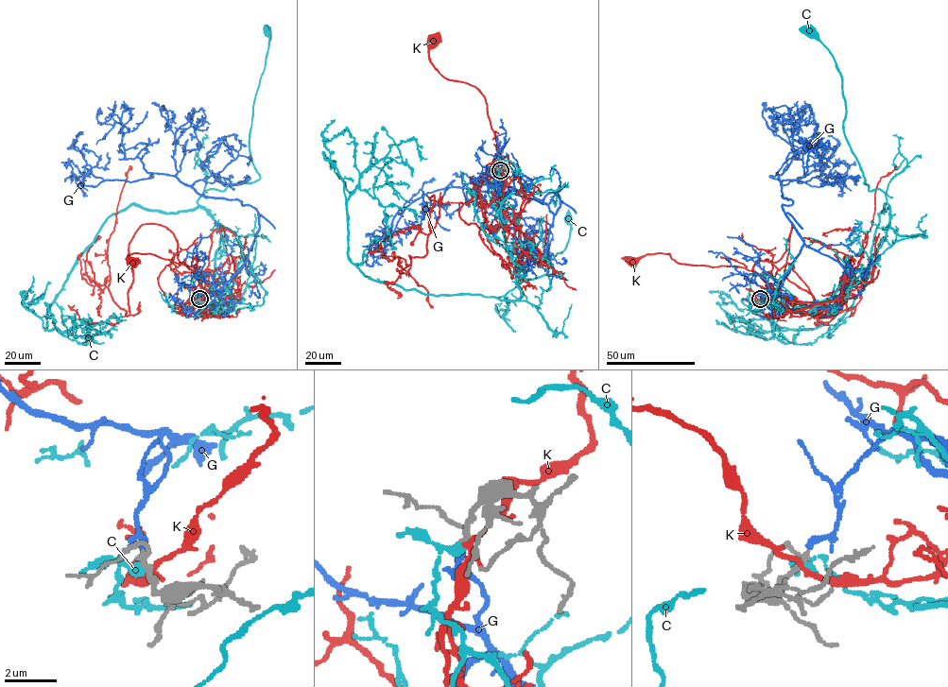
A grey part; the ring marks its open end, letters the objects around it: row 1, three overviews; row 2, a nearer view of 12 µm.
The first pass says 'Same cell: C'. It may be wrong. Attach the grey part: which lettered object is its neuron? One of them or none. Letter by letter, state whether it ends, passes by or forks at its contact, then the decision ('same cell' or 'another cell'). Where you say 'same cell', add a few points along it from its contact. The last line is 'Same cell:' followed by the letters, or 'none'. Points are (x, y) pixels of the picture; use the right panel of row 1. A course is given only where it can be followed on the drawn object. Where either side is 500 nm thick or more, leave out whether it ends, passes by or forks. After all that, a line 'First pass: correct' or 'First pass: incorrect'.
C: it passes by; another cell
G: it passes by; same cell; course (760, 299), (779, 292), (803, 241), (772, 177), (826, 164), (823, 132), (834, 145)
K: it passes by; another cell
Same cell: G
First pass: incorrect

